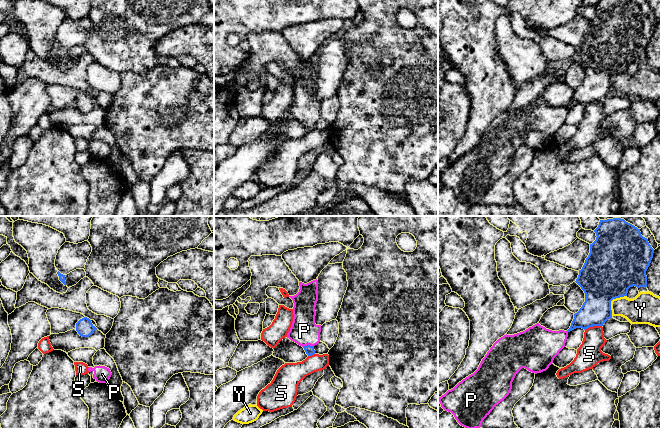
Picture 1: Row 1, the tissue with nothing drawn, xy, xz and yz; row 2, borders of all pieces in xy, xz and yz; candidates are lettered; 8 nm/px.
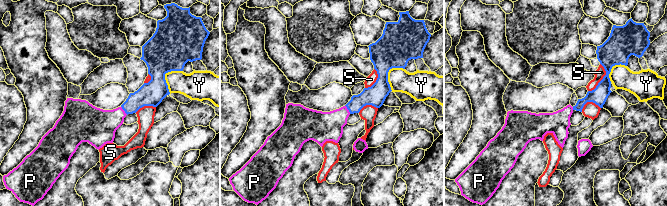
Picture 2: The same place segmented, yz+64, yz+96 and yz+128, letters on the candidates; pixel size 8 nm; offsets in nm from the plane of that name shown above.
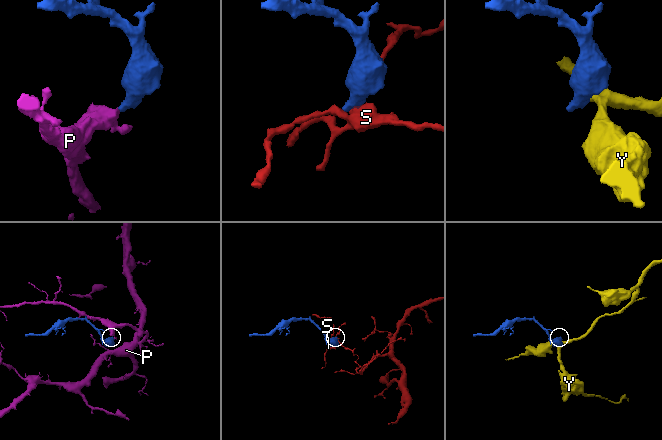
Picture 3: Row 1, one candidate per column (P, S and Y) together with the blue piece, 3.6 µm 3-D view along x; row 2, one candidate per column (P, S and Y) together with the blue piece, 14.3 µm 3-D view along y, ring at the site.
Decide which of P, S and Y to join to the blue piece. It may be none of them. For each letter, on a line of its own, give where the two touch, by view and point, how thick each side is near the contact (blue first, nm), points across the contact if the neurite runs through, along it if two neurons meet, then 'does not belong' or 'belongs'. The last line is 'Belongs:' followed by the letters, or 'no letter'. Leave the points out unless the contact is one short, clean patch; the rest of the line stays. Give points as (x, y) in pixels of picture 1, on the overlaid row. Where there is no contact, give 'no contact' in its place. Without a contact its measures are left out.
P: contact xz (308, 345); calibres 70 and 220 nm; way xz (309, 350), (308, 345), (308, 336), (304, 331); belongs
S: contact yz (593, 325); calibres 240 and 200 nm; does not belong
Y: contact yz (611, 300); calibres 420 and 220 nm; border yz (626, 295), (616, 297), (611, 301), (611, 315); does not belong
Belongs: P

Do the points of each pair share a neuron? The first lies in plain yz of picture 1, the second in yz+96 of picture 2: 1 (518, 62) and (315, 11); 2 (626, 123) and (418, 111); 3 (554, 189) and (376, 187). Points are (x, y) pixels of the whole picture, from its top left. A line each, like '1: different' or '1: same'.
1: different
2: different
3: same

